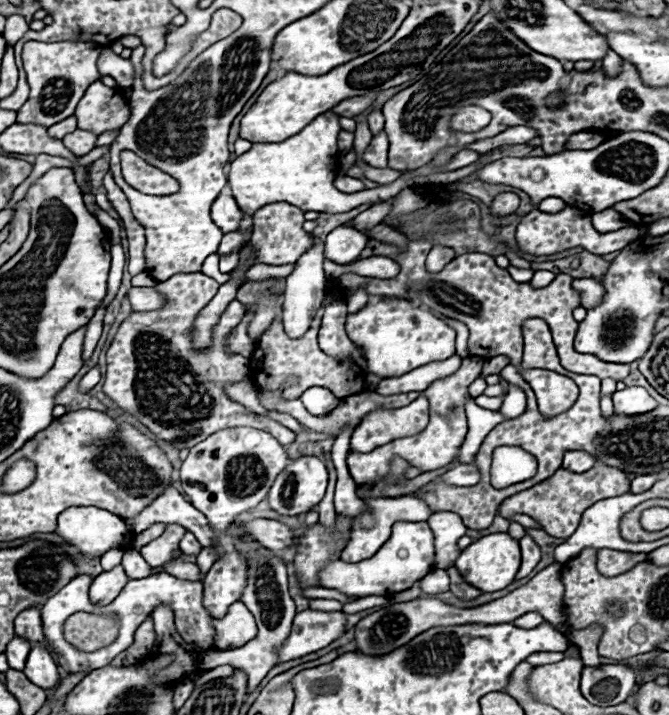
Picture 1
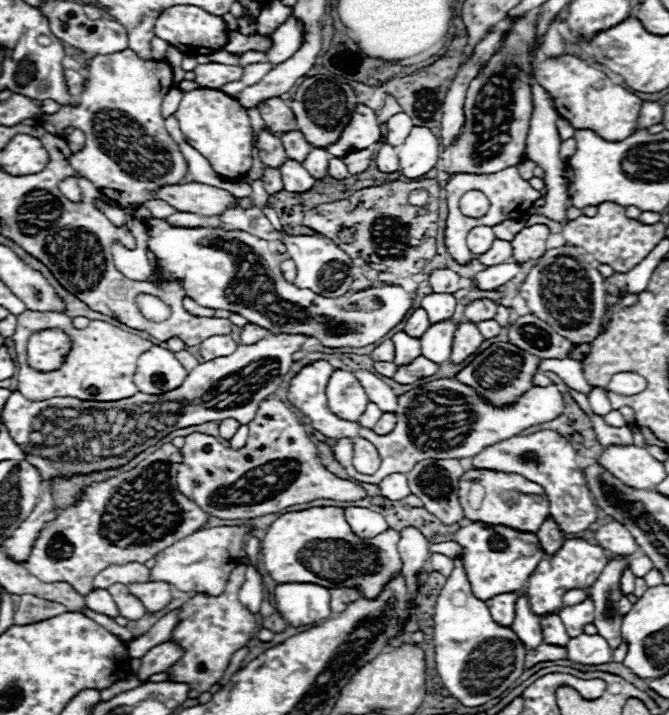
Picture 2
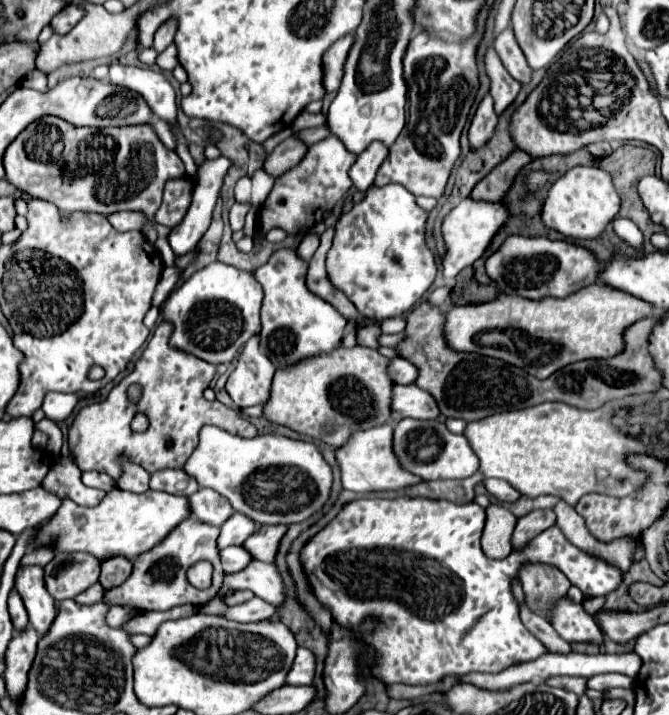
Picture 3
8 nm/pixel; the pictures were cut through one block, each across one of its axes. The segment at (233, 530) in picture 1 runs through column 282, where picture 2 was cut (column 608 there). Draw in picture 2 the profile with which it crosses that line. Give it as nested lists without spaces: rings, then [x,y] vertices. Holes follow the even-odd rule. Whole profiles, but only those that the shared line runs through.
[[[630,558],[610,560],[604,572],[600,574],[600,578],[590,588],[594,606],[596,606],[594,624],[598,628],[598,634],[608,640],[612,650],[618,648],[618,644],[622,642],[622,632],[620,632],[622,616],[618,614],[618,600],[624,596],[620,592],[620,576],[628,564],[630,564]]]

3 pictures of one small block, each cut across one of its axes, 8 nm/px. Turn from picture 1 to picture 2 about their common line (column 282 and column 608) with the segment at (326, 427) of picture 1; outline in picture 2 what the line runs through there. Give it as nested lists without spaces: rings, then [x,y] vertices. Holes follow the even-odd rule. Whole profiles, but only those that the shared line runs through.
[[[594,388],[594,390],[588,394],[588,402],[590,402],[592,412],[594,412],[594,414],[598,414],[598,416],[606,416],[606,414],[612,410],[610,400],[608,400],[608,396],[606,396],[606,392],[604,392],[604,390],[600,390],[600,388]]]

